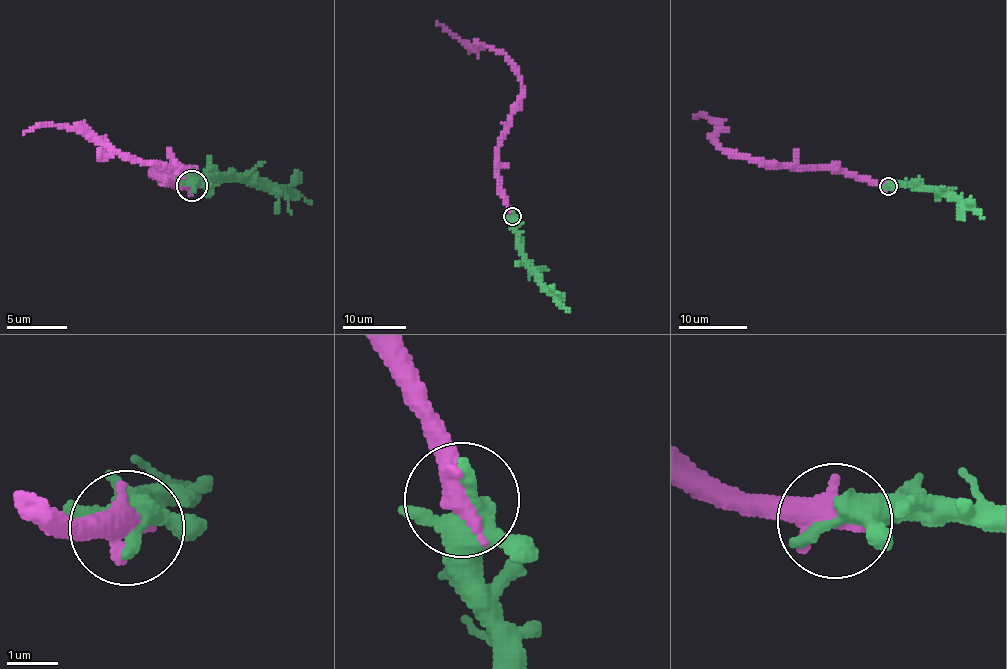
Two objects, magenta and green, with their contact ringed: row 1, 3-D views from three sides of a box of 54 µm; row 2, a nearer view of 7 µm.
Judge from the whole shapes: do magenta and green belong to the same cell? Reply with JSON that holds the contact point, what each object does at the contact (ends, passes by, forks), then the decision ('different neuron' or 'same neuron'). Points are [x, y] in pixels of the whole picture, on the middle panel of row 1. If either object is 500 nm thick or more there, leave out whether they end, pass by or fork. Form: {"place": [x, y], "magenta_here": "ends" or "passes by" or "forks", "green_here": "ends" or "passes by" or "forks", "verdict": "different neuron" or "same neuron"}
{"place": [512, 216], "verdict": "same neuron"}

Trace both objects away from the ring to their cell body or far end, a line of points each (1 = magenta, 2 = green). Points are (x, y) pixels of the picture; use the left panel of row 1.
1: (192, 185), (154, 177), (177, 180), (191, 168), (185, 174), (110, 153), (55, 125), (30, 127), (23, 134)
2: (192, 185), (194, 181), (215, 174), (267, 179), (311, 203)

